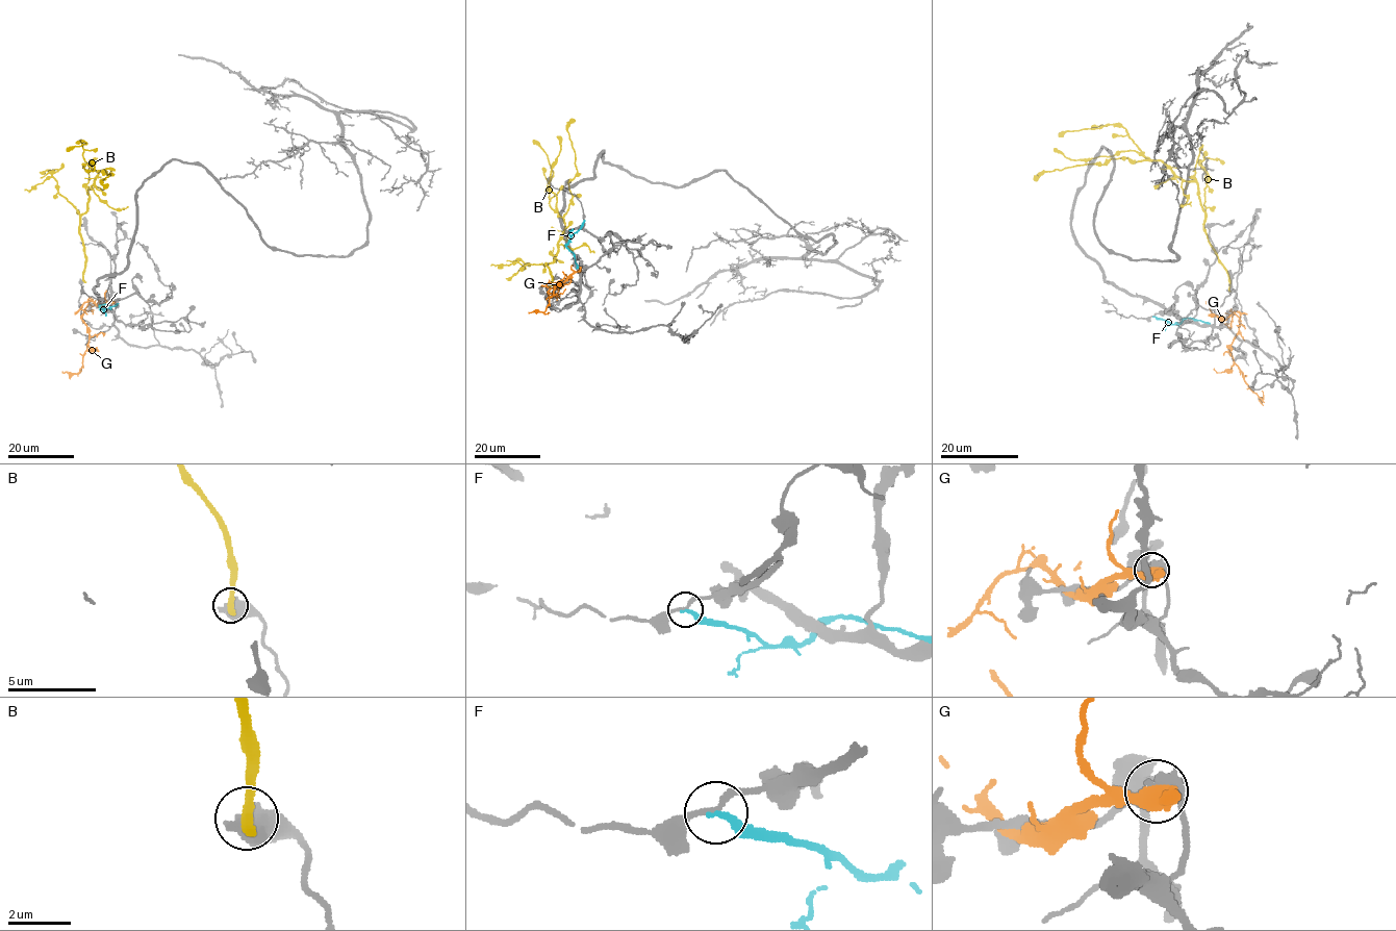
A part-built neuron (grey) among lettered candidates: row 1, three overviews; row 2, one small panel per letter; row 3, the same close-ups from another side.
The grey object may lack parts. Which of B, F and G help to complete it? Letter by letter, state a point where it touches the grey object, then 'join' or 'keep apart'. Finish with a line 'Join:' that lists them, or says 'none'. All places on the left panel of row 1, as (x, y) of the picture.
B: contact (83, 280); keep apart
F: contact (118, 303); keep apart
G: contact (112, 301); keep apart
Join: none

